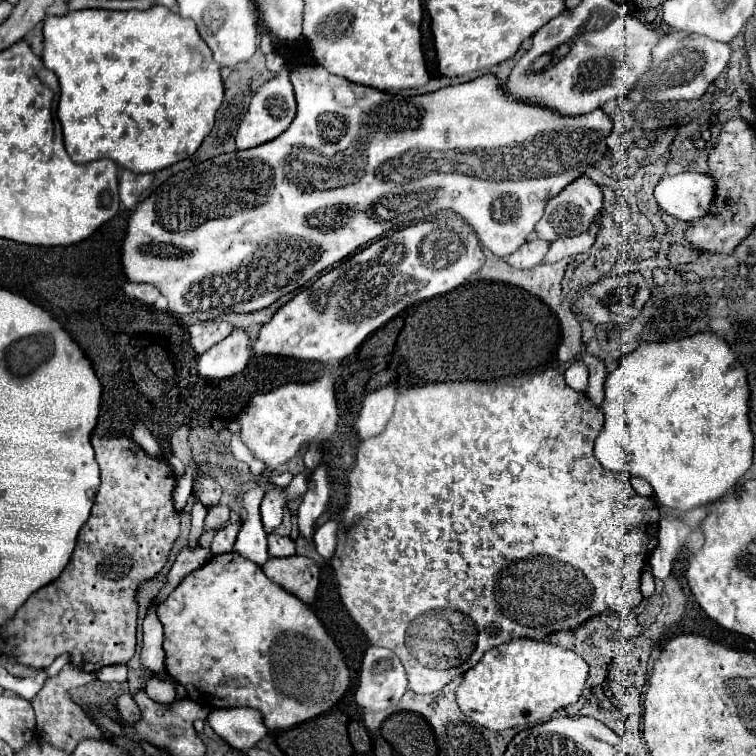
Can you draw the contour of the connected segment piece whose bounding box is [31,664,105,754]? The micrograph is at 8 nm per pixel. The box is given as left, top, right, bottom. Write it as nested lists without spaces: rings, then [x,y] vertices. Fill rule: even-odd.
[[[67,664],[55,678],[45,680],[43,688],[39,690],[39,696],[35,696],[35,700],[31,702],[35,716],[37,716],[37,730],[39,730],[41,738],[47,744],[51,744],[53,748],[59,748],[59,750],[71,754],[75,750],[75,746],[85,738],[105,740],[103,730],[95,722],[91,722],[91,718],[83,712],[83,708],[79,704],[75,704],[71,698],[71,690],[77,690],[91,680],[95,680],[95,674],[87,674],[73,664]]]

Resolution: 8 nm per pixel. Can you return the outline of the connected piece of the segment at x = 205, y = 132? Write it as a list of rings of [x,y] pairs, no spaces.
[[[155,6],[149,10],[127,10],[127,12],[115,12],[115,10],[75,10],[69,12],[65,16],[51,16],[47,14],[45,22],[43,22],[43,64],[57,74],[59,78],[59,86],[61,86],[61,100],[57,106],[57,116],[59,122],[63,126],[63,138],[65,138],[65,148],[67,154],[71,156],[73,162],[77,164],[85,164],[91,160],[99,160],[99,158],[109,158],[113,160],[117,166],[127,168],[135,174],[145,174],[145,172],[159,172],[163,168],[169,168],[189,156],[193,156],[197,152],[197,148],[201,146],[201,142],[205,140],[205,136],[209,136],[209,132],[215,126],[215,114],[223,102],[223,82],[219,76],[219,66],[213,62],[211,50],[209,46],[203,42],[203,38],[199,36],[195,22],[181,18],[177,12],[163,8],[163,6]]]

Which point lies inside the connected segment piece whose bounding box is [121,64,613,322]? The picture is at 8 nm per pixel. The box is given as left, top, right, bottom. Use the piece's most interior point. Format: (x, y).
(223, 236)

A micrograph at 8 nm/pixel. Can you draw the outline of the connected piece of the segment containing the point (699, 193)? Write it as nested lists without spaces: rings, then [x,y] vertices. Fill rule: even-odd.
[[[697,172],[663,176],[653,196],[663,212],[693,222],[711,212],[715,202],[715,180],[709,174]]]

